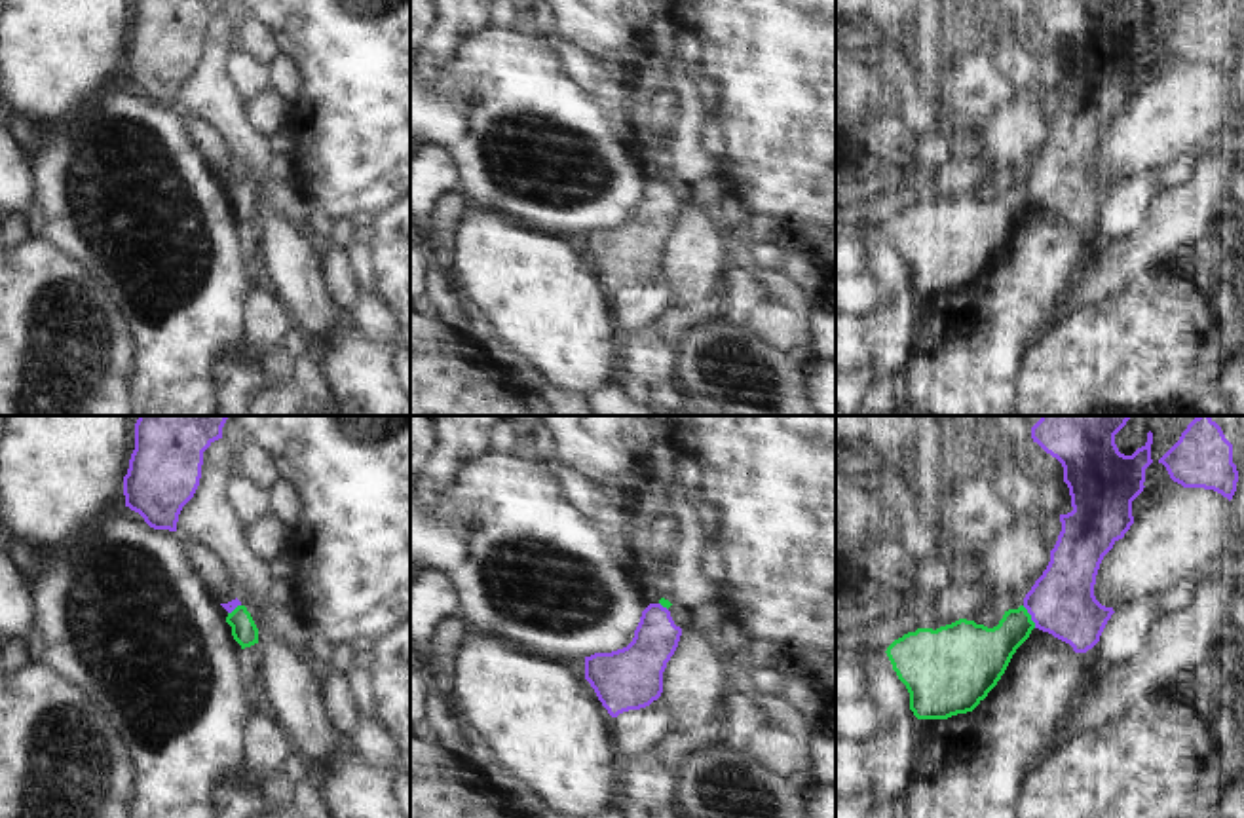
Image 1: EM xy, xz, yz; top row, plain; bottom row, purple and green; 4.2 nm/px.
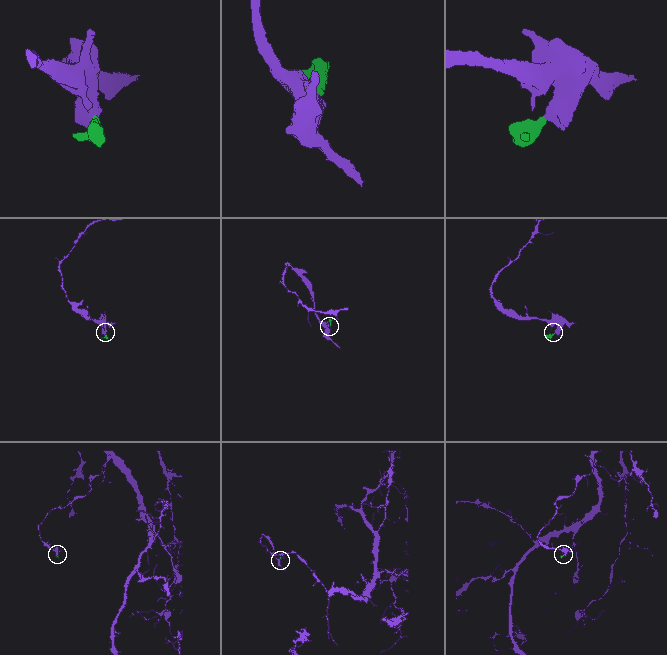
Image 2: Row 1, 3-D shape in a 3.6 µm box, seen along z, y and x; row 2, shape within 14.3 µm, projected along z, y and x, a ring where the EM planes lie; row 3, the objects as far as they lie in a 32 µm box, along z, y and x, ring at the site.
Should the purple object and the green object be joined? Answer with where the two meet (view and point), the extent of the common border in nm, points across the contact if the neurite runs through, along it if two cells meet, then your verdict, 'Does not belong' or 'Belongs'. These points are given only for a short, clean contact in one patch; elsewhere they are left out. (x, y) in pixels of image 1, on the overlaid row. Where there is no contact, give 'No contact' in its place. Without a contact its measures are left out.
Touches purple at yz (1032, 617). Shared border 110 nm. Boundary: yz (1022, 606), (1036, 627). Does not belong

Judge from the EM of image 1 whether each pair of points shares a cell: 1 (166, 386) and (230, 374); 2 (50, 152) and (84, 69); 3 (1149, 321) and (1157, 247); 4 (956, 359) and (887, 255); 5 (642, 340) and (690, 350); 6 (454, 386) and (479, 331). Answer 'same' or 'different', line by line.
1: different
2: different
3: different
4: different
5: different
6: different

